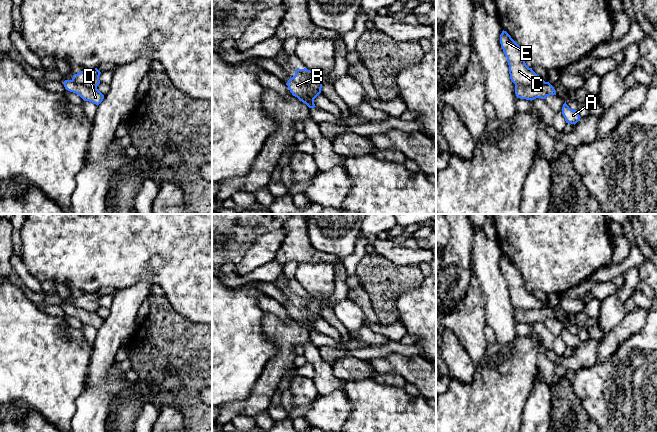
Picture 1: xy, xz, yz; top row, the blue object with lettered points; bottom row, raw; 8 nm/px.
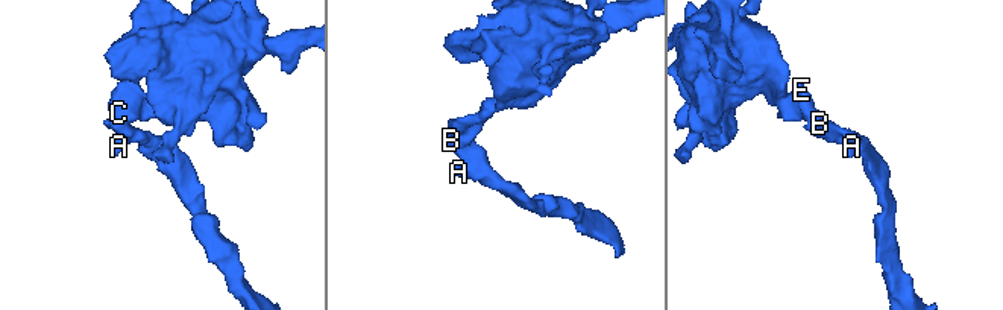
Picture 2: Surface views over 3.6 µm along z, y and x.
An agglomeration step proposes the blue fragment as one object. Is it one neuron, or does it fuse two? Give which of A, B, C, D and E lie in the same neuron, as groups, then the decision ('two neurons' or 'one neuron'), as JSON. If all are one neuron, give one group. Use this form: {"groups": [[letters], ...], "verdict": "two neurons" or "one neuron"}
{"groups": [["A", "B", "D"], ["C", "E"]], "verdict": "two neurons"}

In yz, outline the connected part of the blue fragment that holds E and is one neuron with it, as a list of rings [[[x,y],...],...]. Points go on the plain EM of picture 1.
[[[504,254],[500,259],[500,268],[507,281],[510,303],[515,309],[532,310],[544,306],[541,300],[526,289],[520,270]]]

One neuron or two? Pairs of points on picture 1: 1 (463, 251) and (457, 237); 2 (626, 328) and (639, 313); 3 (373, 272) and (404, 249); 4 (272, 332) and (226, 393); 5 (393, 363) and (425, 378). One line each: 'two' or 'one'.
1: one
2: one
3: two
4: two
5: one

